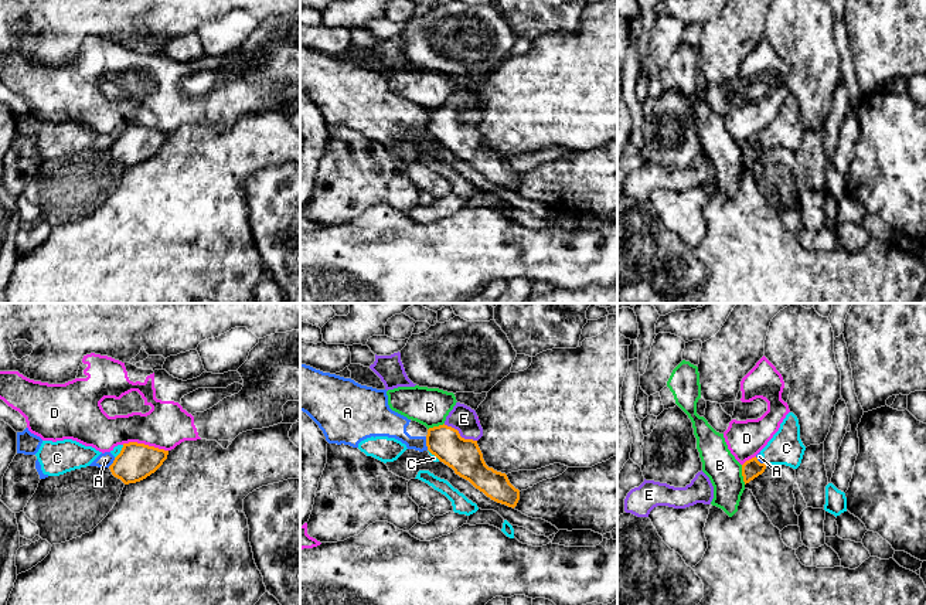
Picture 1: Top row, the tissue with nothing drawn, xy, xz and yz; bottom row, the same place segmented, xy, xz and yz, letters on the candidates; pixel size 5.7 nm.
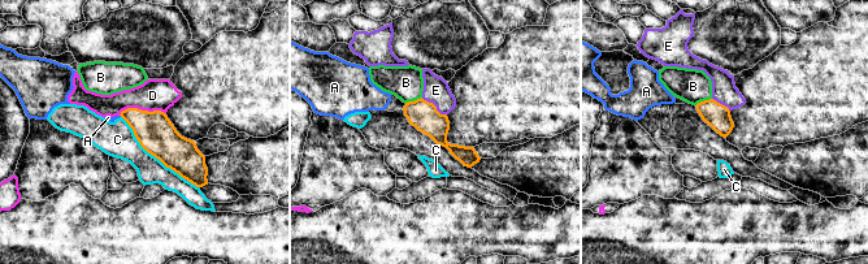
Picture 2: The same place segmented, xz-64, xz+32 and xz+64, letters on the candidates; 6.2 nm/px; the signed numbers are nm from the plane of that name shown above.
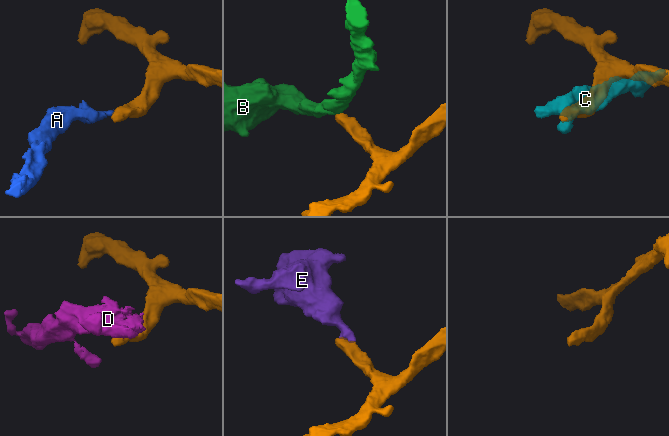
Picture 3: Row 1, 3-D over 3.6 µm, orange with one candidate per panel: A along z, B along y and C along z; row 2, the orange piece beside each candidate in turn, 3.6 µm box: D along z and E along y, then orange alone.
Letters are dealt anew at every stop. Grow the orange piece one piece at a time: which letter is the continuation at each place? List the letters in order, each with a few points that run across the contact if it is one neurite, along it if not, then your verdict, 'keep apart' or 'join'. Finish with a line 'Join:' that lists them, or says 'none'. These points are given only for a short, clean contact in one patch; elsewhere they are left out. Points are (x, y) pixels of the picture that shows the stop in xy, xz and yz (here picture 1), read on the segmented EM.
A: line xz (425, 437), (428, 449); keep apart
B: line yz (741, 465), (745, 483); keep apart
C: keep apart
D: keep apart
E: line xz (465, 456), (459, 451), (459, 434), (463, 418); join
Join: E

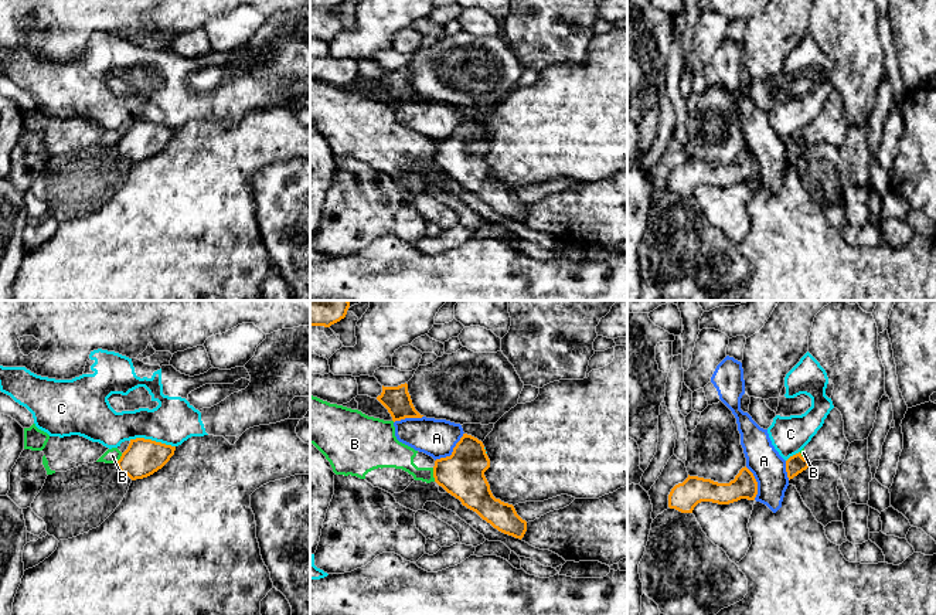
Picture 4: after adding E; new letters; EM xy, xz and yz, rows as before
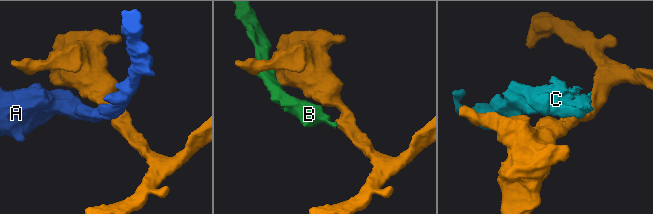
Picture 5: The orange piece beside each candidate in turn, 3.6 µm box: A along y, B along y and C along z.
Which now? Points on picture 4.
A: keep apart
B: line xz (432, 468), (435, 481); keep apart
C: keep apart
Join: none

